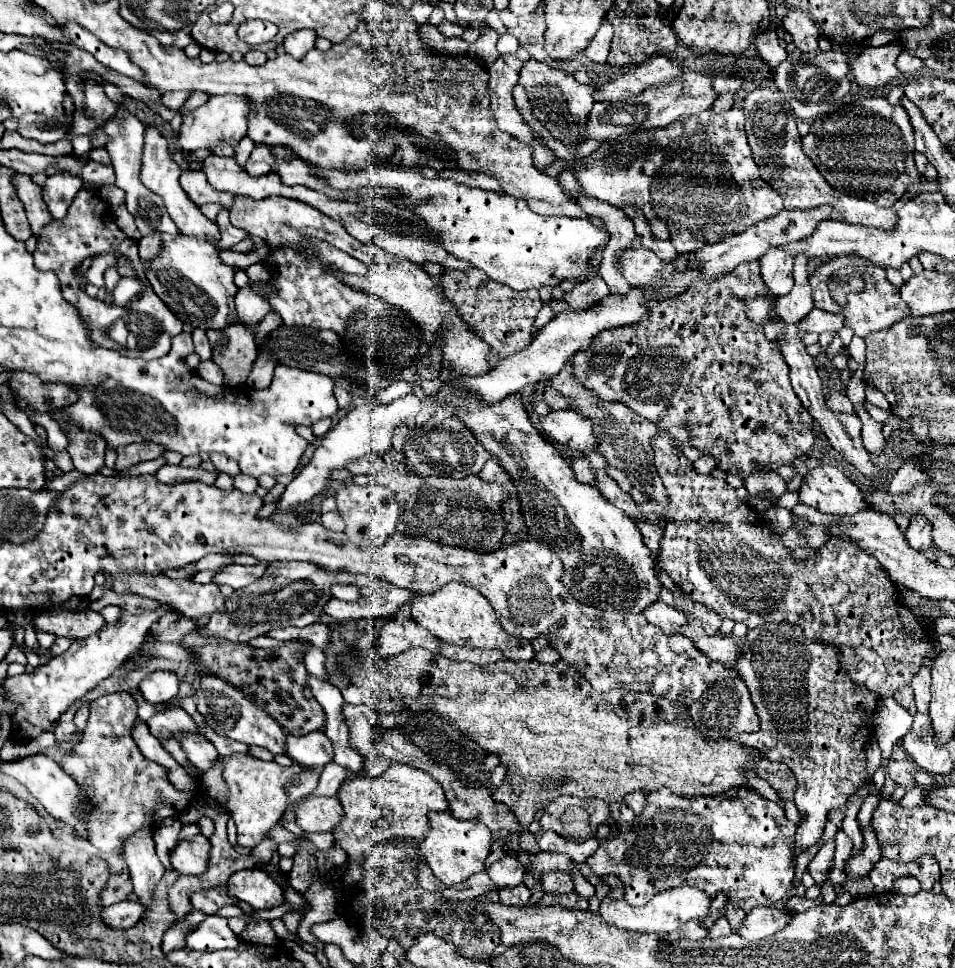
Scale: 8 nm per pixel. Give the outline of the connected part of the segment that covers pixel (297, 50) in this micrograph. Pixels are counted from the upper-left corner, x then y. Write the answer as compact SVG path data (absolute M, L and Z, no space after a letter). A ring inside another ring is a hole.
M300 30L284 38L284 50L294 58L304 58L314 48L316 32L314 30Z

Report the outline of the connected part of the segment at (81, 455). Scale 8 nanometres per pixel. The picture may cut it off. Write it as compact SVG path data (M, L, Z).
M70 430L68 434L68 454L74 468L82 474L94 474L104 466L104 440L92 434L80 434L80 430Z

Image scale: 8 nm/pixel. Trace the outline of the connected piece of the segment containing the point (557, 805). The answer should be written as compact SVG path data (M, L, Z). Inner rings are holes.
M558 798L550 802L540 820L542 830L552 830L570 842L582 842L596 836L600 824L608 822L610 808L600 800Z

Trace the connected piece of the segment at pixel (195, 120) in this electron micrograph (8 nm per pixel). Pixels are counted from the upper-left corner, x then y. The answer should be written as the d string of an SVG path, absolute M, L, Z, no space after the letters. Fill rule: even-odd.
M224 94L224 96L210 96L210 100L190 112L180 128L178 136L178 146L186 152L196 150L196 148L210 148L220 142L234 144L246 136L248 130L248 116L252 110L252 102L246 96L236 96L236 94Z

